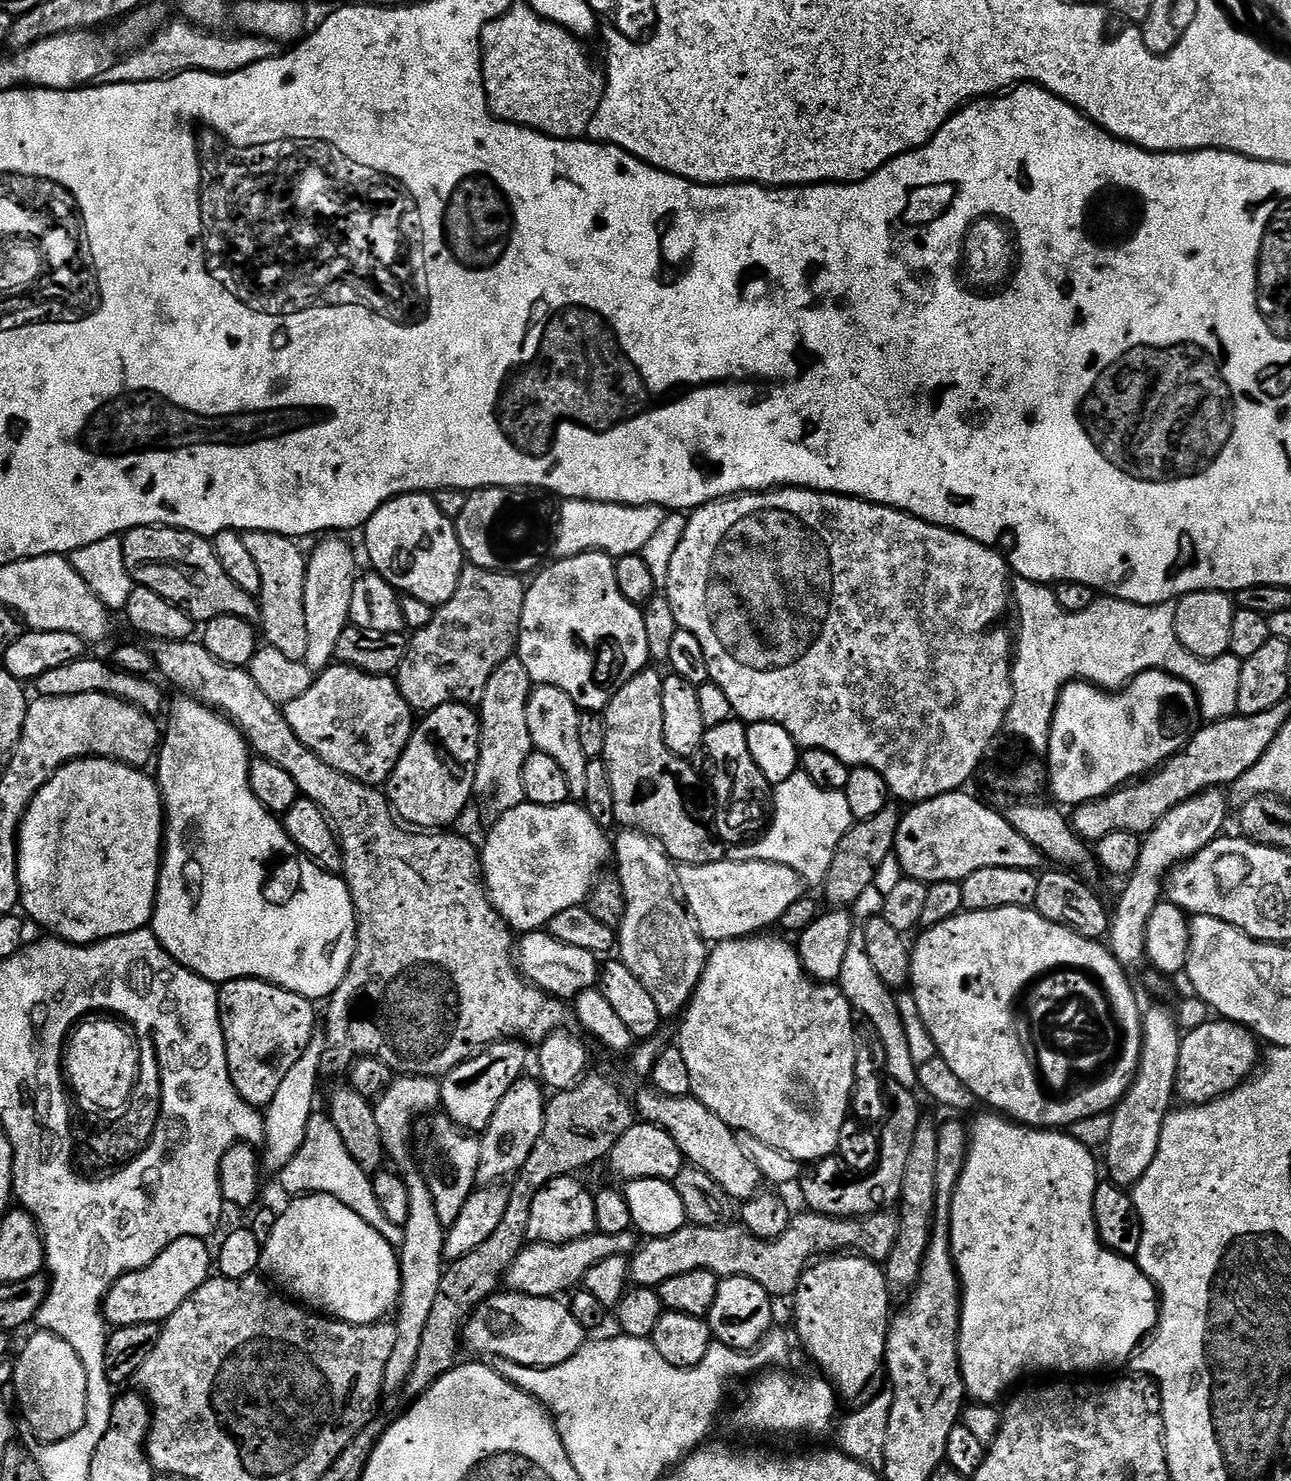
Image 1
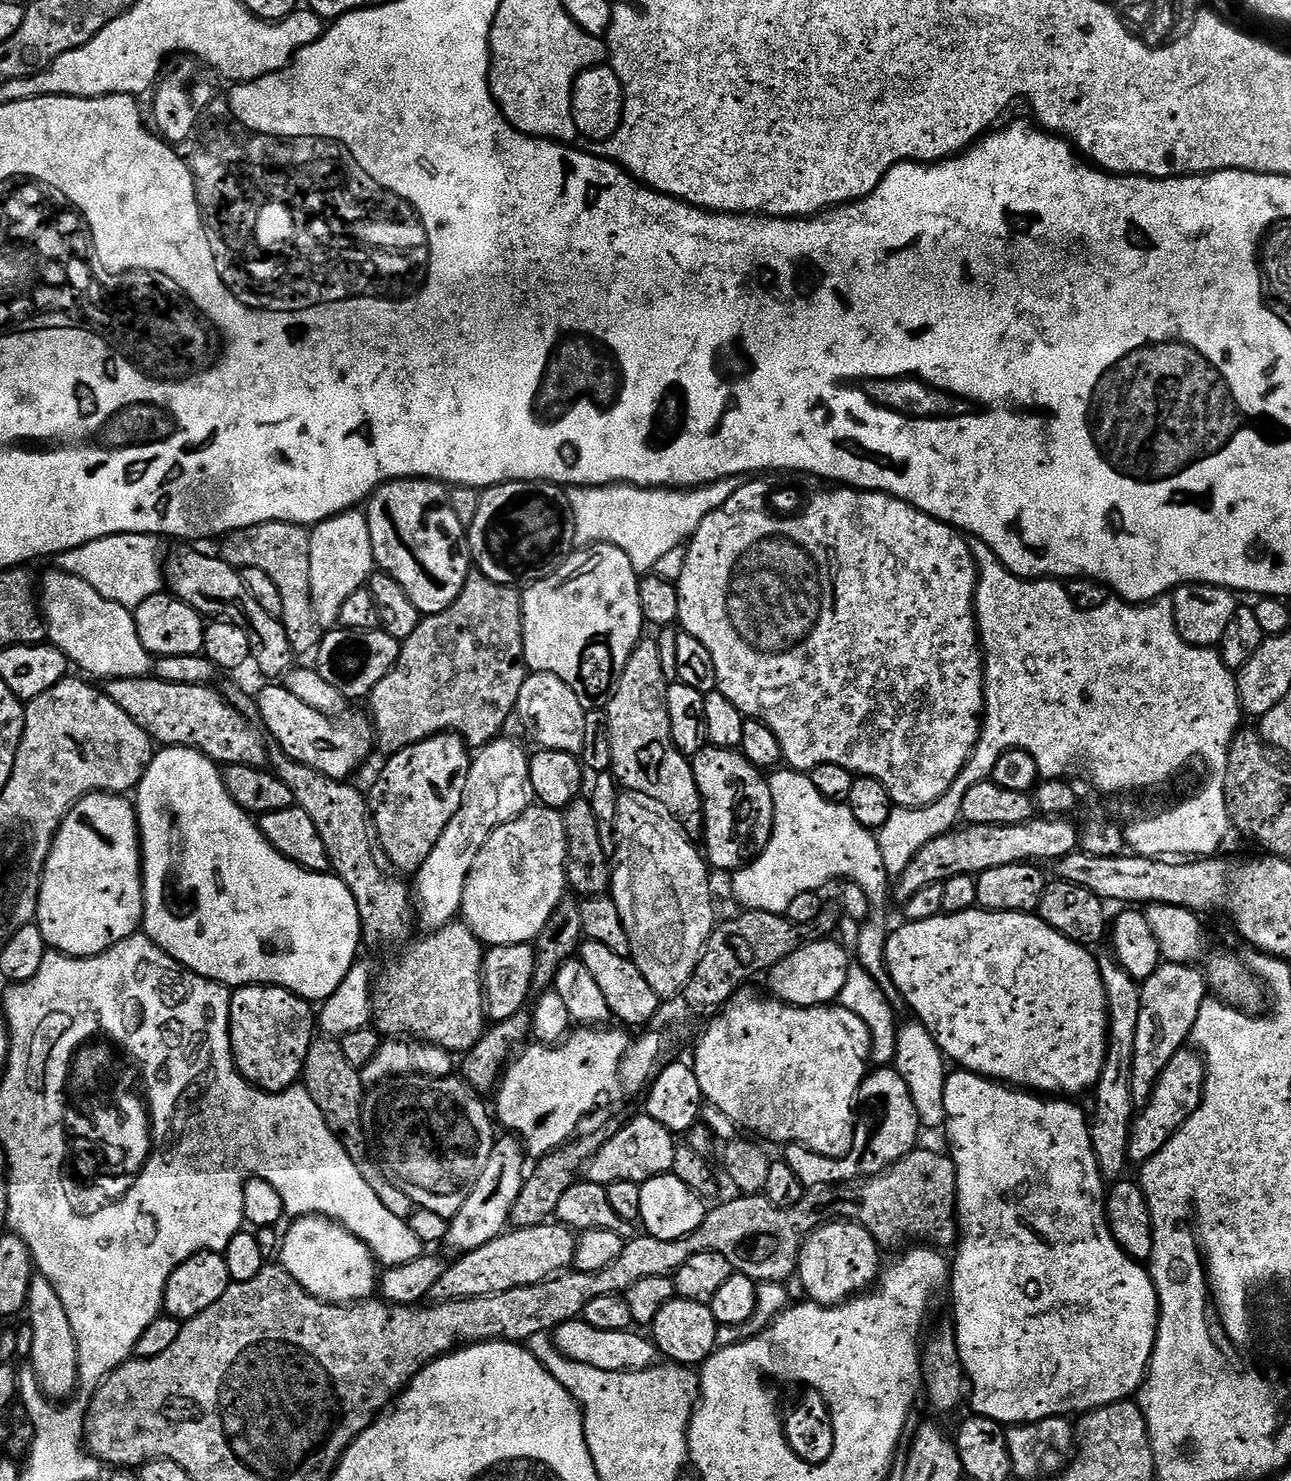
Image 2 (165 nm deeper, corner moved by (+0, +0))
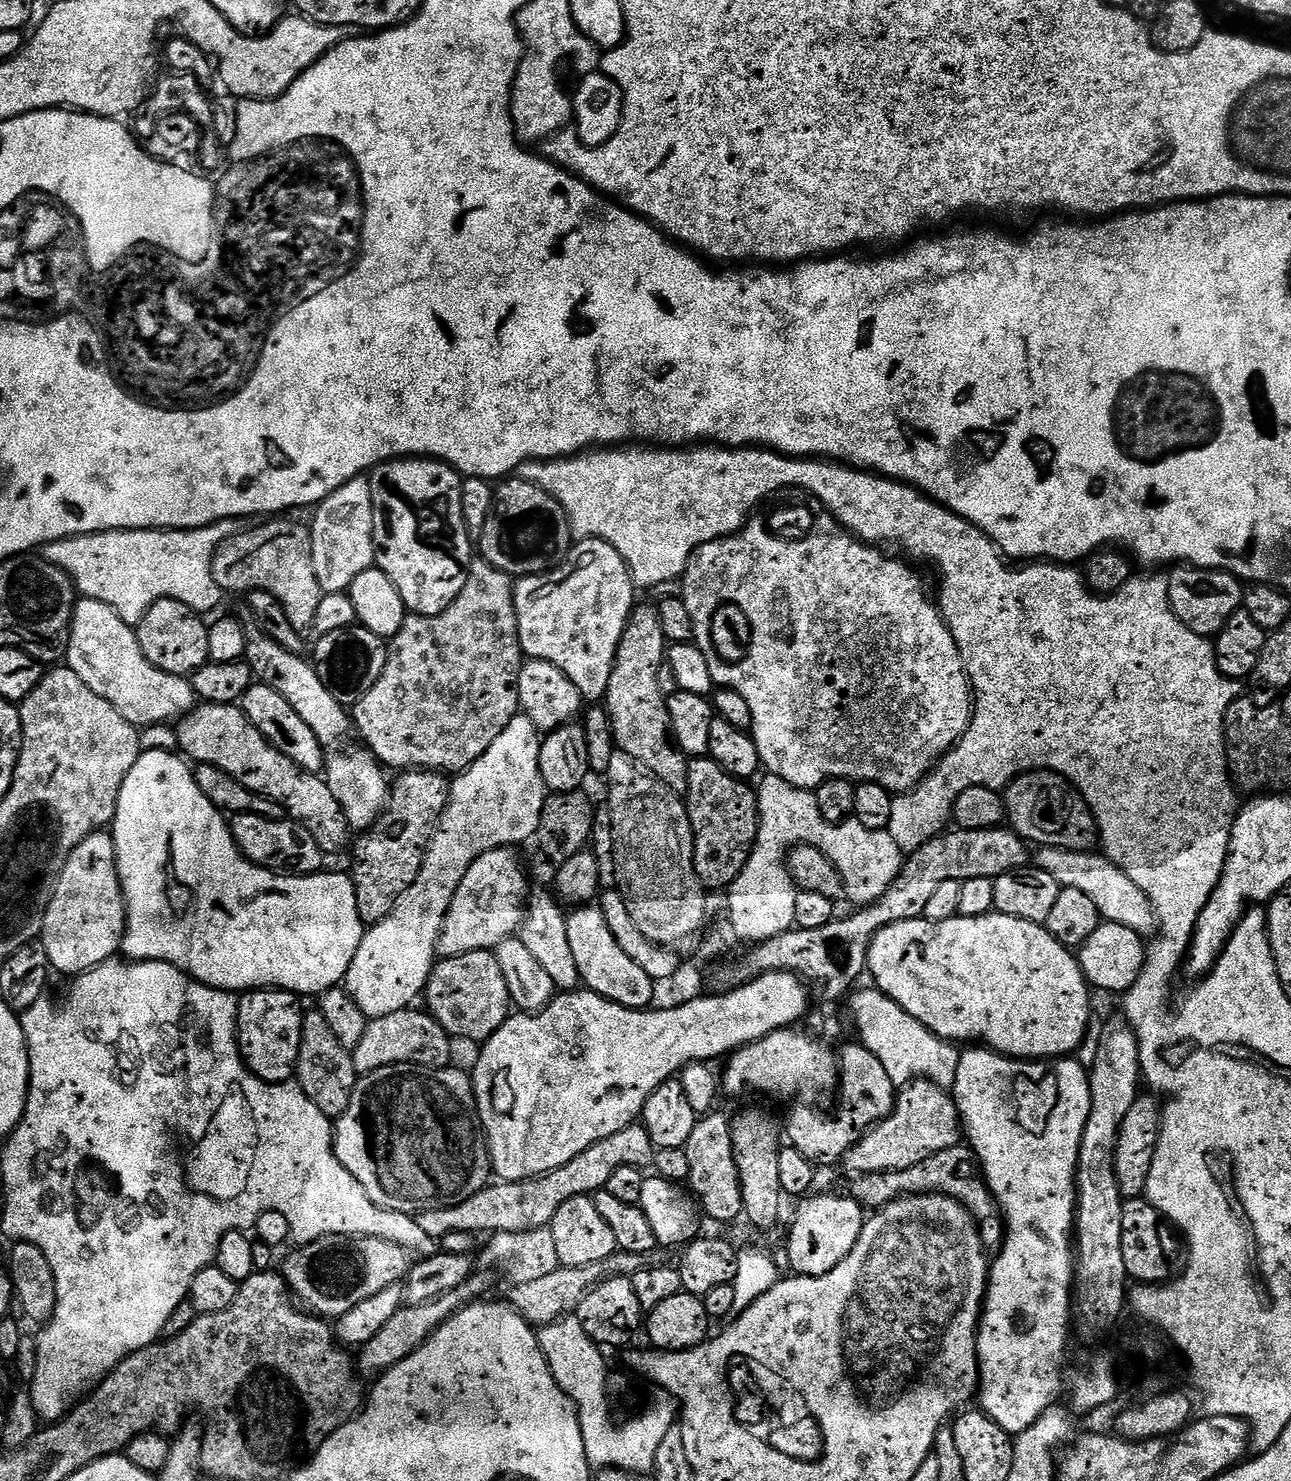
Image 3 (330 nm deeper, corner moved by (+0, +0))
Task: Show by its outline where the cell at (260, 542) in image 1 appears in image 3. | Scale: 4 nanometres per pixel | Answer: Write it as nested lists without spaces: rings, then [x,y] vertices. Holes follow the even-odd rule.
[[[272,518],[269,524],[237,531],[229,540],[224,540],[212,559],[212,577],[225,593],[257,592],[266,590],[274,594],[290,618],[290,626],[301,634],[314,629],[314,614],[318,614],[321,598],[318,574],[314,574],[312,557],[312,533],[309,525],[295,524],[292,518]]]

